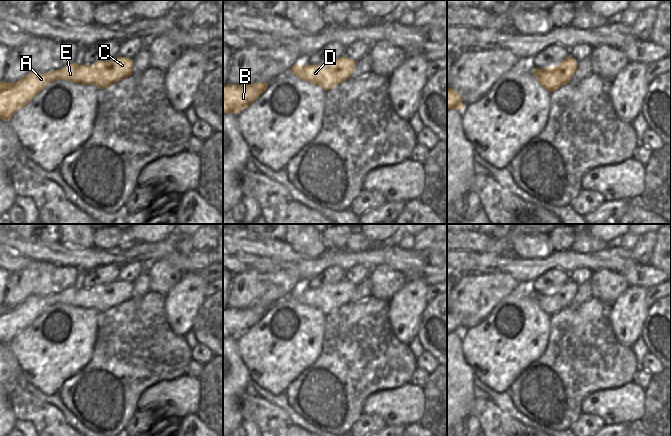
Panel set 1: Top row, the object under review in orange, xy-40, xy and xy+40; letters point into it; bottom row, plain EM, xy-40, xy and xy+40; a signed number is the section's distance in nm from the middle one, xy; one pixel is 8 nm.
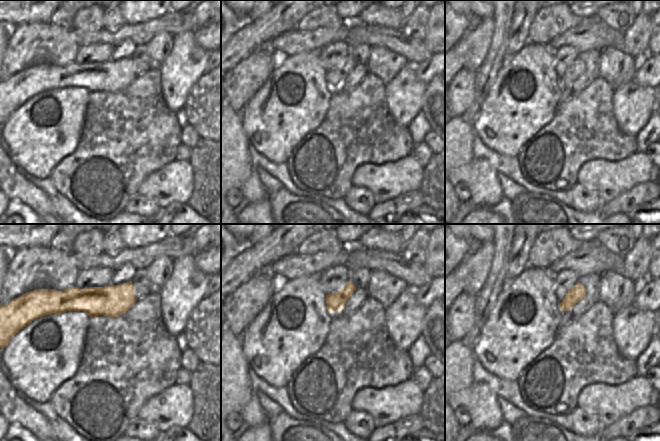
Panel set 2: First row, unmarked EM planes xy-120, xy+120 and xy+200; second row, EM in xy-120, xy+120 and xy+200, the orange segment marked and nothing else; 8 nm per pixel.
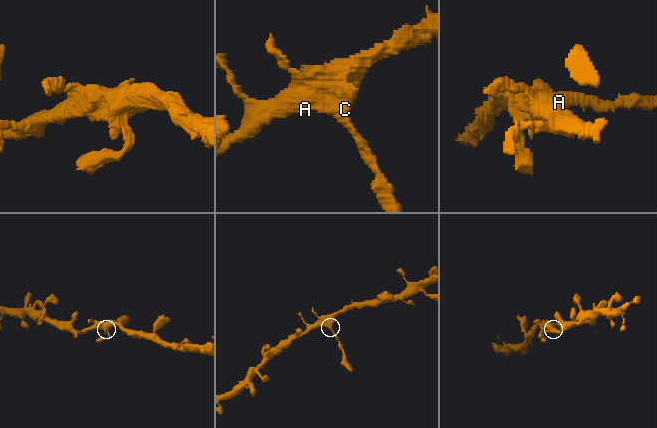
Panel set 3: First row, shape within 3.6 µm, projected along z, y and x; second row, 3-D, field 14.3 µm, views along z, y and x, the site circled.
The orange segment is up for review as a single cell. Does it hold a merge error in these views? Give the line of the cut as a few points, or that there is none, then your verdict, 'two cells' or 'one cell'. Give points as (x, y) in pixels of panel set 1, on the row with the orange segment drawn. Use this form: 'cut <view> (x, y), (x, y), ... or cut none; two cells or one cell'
cut xy-40 (107, 61), (107, 69), (102, 75), (109, 81), (122, 78); two cells

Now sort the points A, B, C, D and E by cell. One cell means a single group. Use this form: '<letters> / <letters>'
A B D E / C

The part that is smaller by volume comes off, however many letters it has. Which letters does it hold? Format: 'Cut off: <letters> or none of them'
Cut off: C

